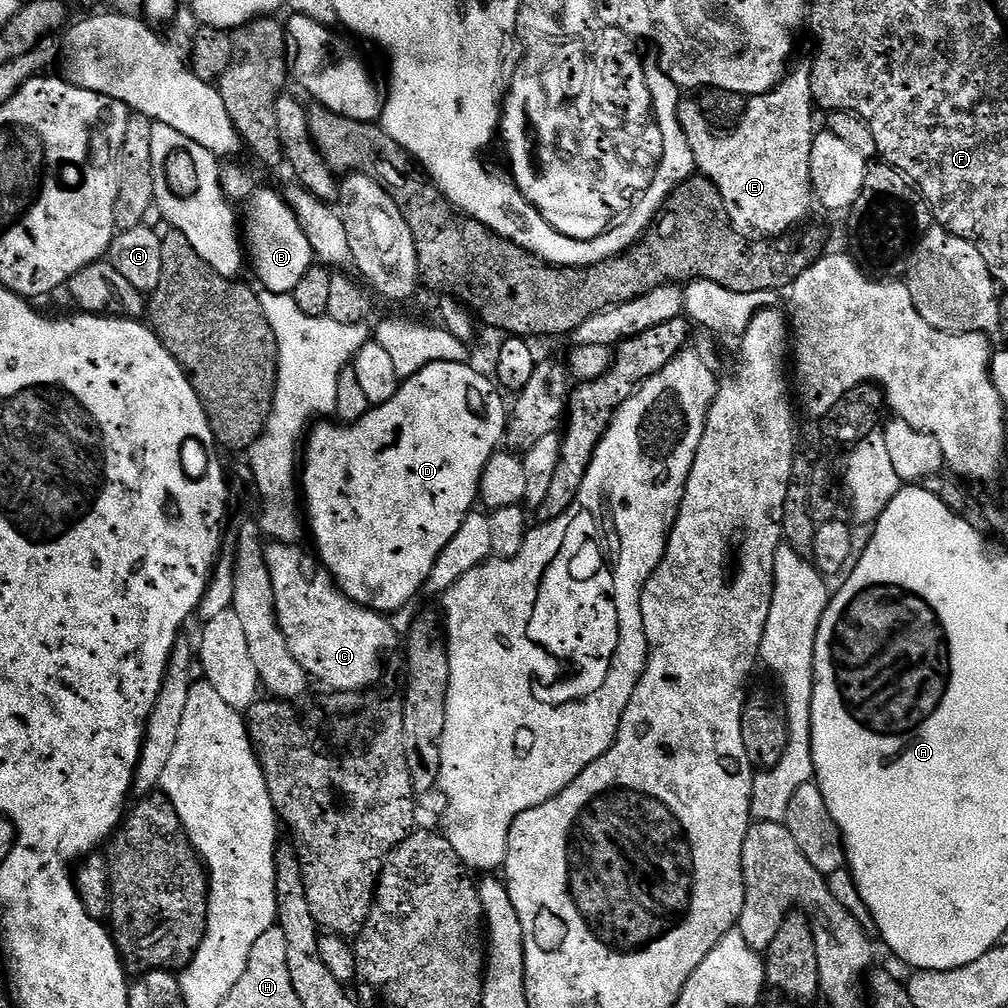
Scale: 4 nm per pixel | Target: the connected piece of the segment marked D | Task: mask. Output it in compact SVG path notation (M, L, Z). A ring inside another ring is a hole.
M434 362L403 381L394 398L390 398L390 402L369 407L368 413L358 422L353 424L320 422L307 433L306 455L302 460L302 496L306 501L310 540L312 536L313 542L316 543L315 555L328 569L328 573L336 579L336 585L351 600L364 605L365 608L372 608L381 614L393 614L392 612L398 611L399 608L406 607L416 595L421 595L440 552L457 534L463 520L477 507L482 470L486 462L490 462L492 453L501 447L506 436L506 400L504 404L505 397L501 389L489 377L488 381L482 373L475 372L472 367L471 363Z

